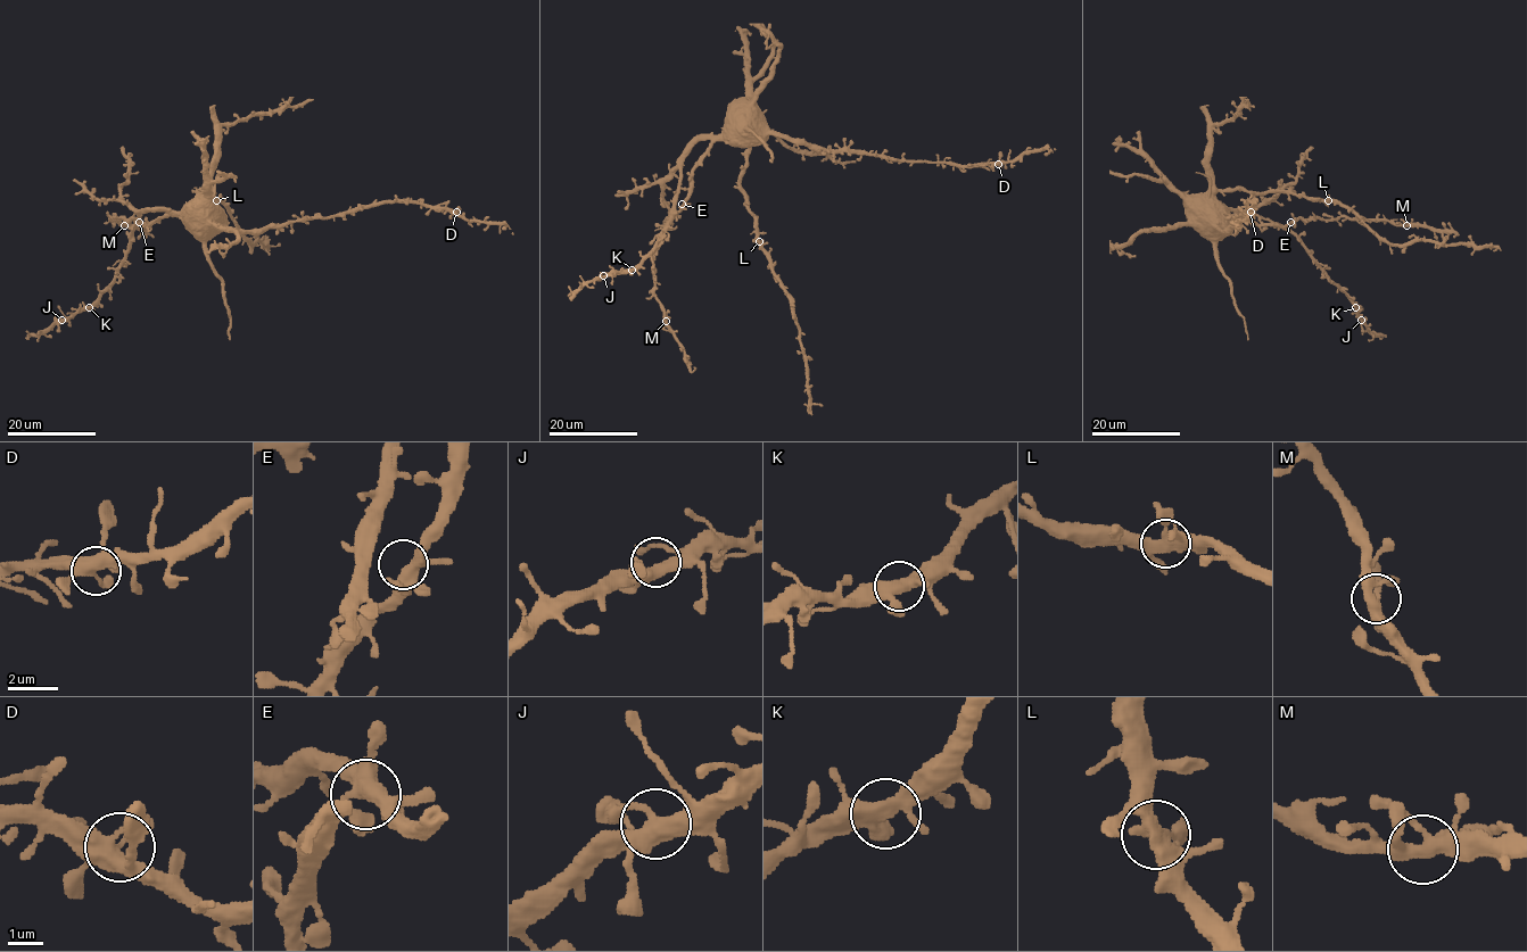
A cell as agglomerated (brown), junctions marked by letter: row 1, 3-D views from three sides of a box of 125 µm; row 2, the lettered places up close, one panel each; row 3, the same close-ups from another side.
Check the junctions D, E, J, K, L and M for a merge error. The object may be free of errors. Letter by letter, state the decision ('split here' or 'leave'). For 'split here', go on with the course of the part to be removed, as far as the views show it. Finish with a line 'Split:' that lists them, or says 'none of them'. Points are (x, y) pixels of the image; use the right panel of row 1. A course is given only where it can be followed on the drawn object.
D: leave
E: leave
J: leave
K: leave
L: leave
M: leave
Split: none of them

